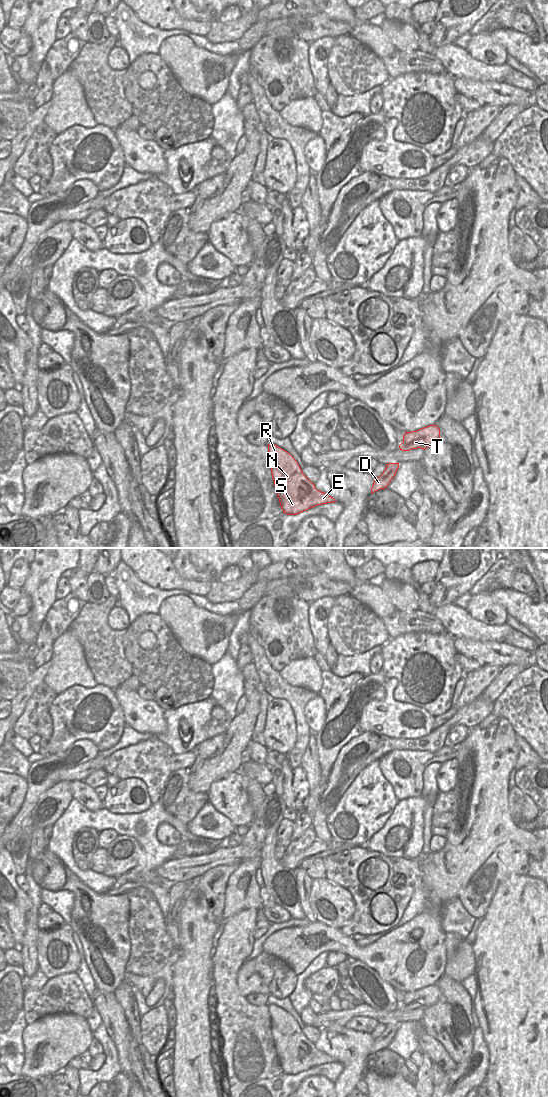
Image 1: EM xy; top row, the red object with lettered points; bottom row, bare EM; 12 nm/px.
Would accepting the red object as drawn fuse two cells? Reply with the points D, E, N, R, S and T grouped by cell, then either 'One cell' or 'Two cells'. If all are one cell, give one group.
Groups: D E N R S T. One cell

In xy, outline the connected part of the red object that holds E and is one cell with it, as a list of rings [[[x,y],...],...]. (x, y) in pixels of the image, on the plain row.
[[[268,1004],[268,1011],[271,1034],[283,1073],[297,1075],[317,1065],[336,1061],[315,1048],[290,1013],[275,1004]]]

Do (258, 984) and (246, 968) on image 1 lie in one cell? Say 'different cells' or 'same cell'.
same cell

